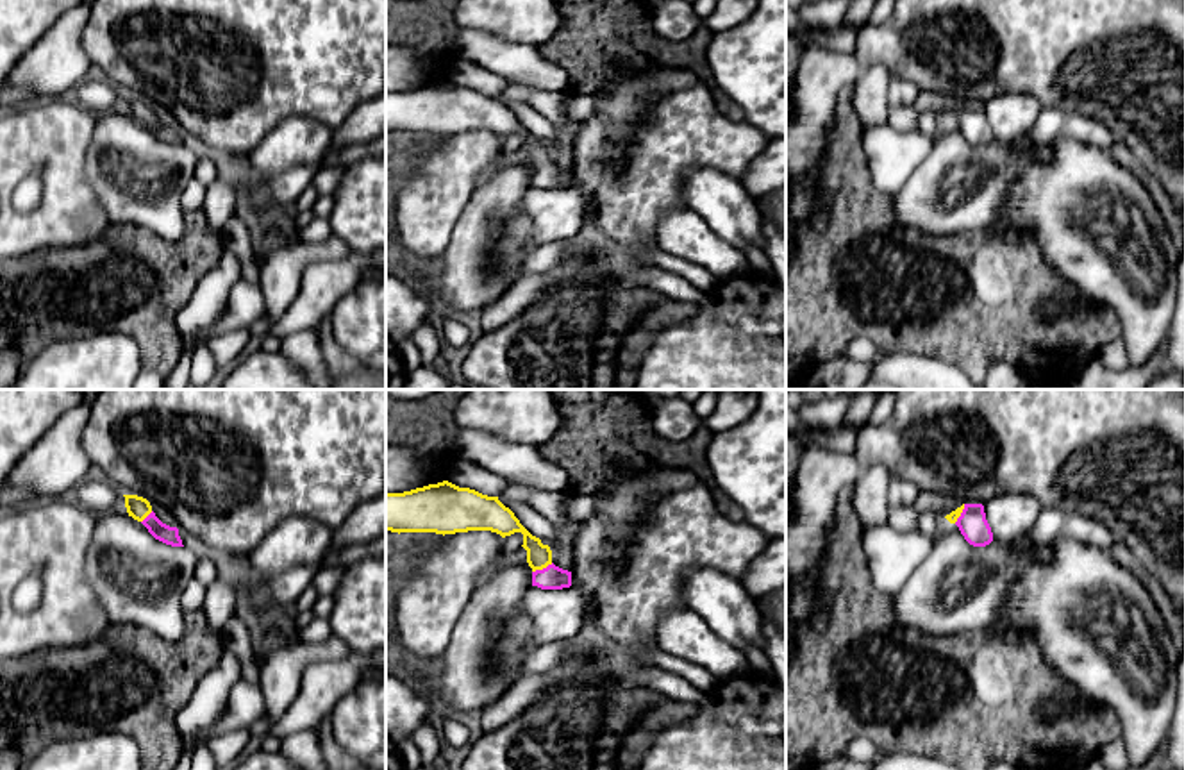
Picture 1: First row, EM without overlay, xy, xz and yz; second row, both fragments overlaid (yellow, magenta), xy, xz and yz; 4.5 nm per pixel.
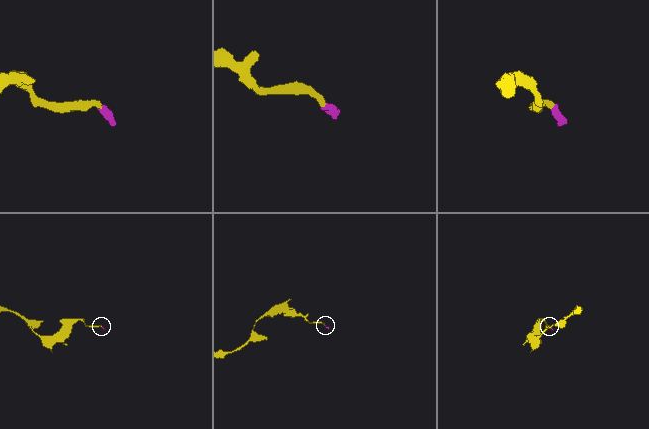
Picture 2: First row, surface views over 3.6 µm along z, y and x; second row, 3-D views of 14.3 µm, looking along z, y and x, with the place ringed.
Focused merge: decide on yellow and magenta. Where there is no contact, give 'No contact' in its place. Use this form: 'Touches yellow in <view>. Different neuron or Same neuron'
Touches yellow in xz. Same neuron

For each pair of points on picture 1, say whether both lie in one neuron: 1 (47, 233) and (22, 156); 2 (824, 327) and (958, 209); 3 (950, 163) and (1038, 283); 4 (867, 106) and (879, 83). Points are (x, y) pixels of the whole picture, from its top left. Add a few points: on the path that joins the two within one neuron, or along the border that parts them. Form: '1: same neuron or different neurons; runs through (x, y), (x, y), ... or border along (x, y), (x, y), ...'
1: same neuron; runs through (54, 208), (54, 165), (47, 158)
2: different neurons; border along (893, 213), (899, 225), (922, 233), (972, 231)
3: different neurons; border along (1006, 233), (1027, 233), (1042, 256)
4: same neuron; runs through (870, 100), (874, 88)

